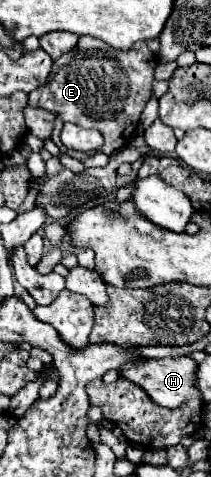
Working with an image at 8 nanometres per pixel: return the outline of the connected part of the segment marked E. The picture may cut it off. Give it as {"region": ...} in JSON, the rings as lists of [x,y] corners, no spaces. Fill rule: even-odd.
{"region":[[[81,36],[77,46],[53,62],[51,80],[43,88],[29,94],[29,106],[43,108],[57,114],[57,132],[65,122],[73,122],[81,128],[95,128],[103,134],[105,146],[101,152],[113,154],[129,144],[145,102],[151,96],[153,68],[157,60],[147,42],[137,42],[135,48],[121,52],[97,42],[97,38]]]}

